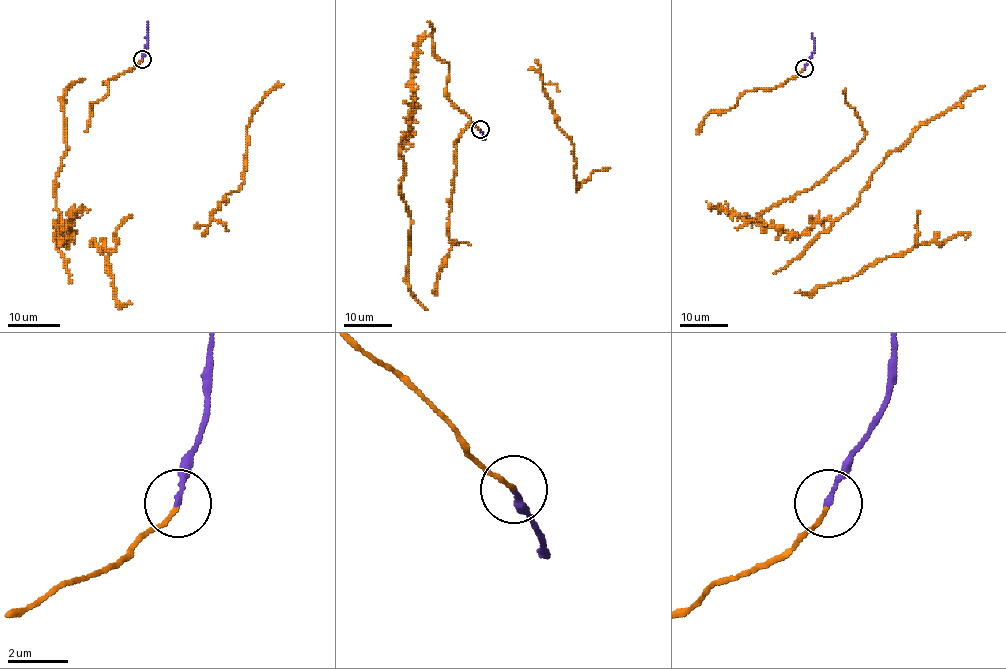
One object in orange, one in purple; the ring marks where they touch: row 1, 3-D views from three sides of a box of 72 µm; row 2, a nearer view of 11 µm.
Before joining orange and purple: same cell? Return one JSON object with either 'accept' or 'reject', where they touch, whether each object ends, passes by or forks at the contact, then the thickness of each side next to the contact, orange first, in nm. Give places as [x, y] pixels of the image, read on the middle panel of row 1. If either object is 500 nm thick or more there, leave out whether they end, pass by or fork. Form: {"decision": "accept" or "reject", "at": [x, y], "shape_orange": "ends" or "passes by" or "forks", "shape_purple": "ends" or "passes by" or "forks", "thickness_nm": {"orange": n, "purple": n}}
{"decision": "accept", "at": [480, 129], "shape_orange": "ends", "shape_purple": "ends", "thickness_nm": {"orange": 130, "purple": 160}}

